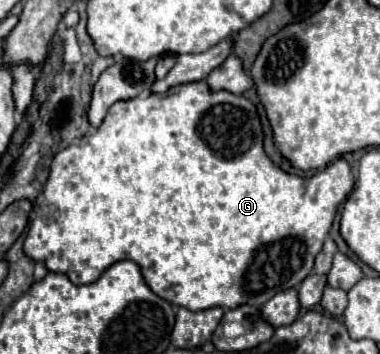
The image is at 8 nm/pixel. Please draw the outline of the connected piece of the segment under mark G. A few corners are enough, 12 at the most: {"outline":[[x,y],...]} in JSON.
{"outline":[[206,81],[56,153],[24,253],[190,311],[300,285],[354,187]]}

